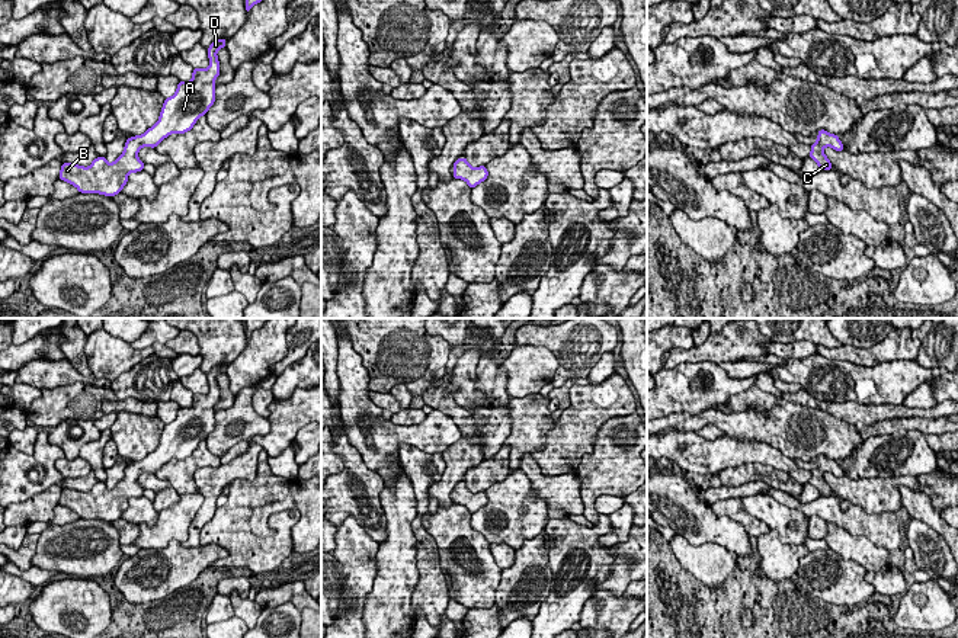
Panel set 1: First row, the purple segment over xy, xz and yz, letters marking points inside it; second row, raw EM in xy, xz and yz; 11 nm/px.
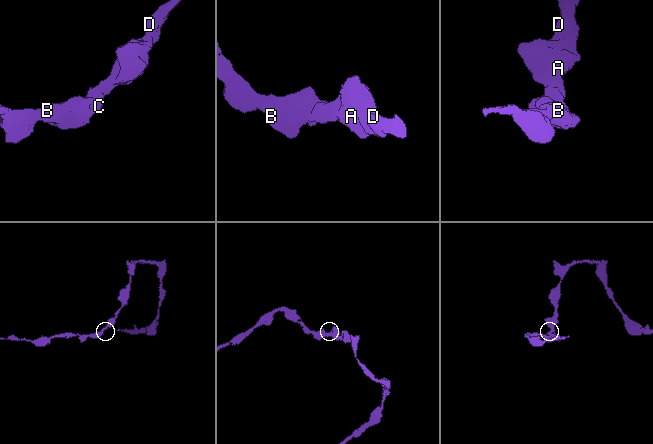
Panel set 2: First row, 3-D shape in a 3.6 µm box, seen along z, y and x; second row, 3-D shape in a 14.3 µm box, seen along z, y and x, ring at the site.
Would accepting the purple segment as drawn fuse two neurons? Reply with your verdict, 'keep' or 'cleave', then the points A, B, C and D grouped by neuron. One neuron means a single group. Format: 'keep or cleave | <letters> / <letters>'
keep | A B C D

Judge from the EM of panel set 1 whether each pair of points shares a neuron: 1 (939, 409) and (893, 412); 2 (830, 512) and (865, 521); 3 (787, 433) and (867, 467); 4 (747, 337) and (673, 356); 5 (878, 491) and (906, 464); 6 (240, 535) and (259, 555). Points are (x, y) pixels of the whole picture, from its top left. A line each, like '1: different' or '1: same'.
1: same
2: same
3: different
4: same
5: different
6: same

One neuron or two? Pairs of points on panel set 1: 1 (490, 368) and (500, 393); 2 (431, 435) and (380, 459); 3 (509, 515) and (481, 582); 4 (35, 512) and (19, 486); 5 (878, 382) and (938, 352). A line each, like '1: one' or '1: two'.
1: one
2: one
3: two
4: two
5: two

